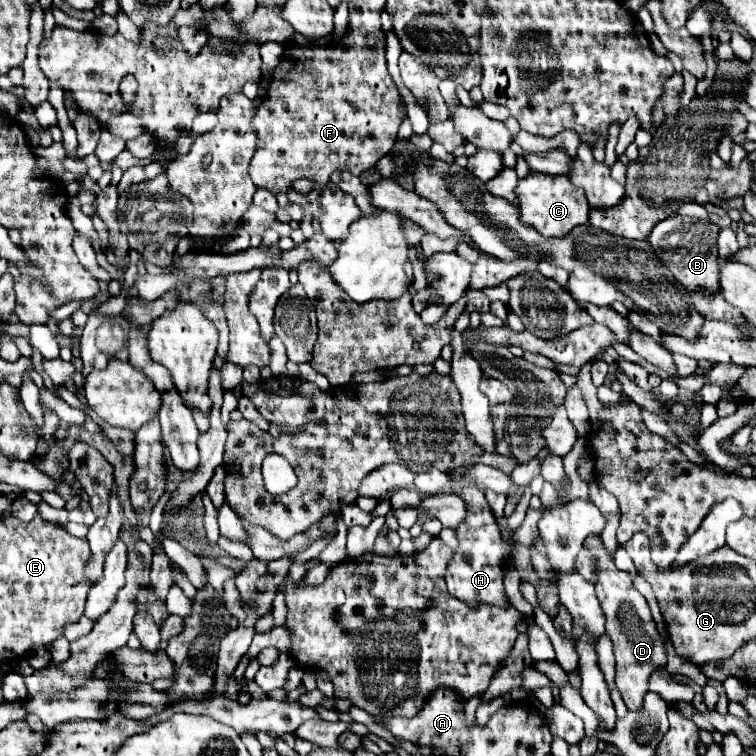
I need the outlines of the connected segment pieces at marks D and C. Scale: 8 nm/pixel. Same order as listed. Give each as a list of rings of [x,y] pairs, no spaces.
[[[590,535],[590,539],[586,539],[584,545],[590,547],[590,551],[594,551],[594,555],[598,555],[596,595],[606,613],[606,635],[614,643],[616,687],[618,687],[626,707],[632,711],[638,711],[642,707],[642,699],[648,691],[648,677],[656,669],[664,669],[668,663],[664,639],[656,631],[656,625],[654,625],[654,619],[652,619],[646,599],[636,591],[628,573],[614,569],[614,563],[612,563],[610,555],[606,553],[600,537]]]
[[[530,173],[528,177],[520,179],[516,189],[518,207],[520,207],[520,221],[532,225],[544,237],[562,237],[568,235],[576,225],[588,223],[590,205],[582,195],[582,189],[576,189],[568,177],[564,175],[542,175]]]

